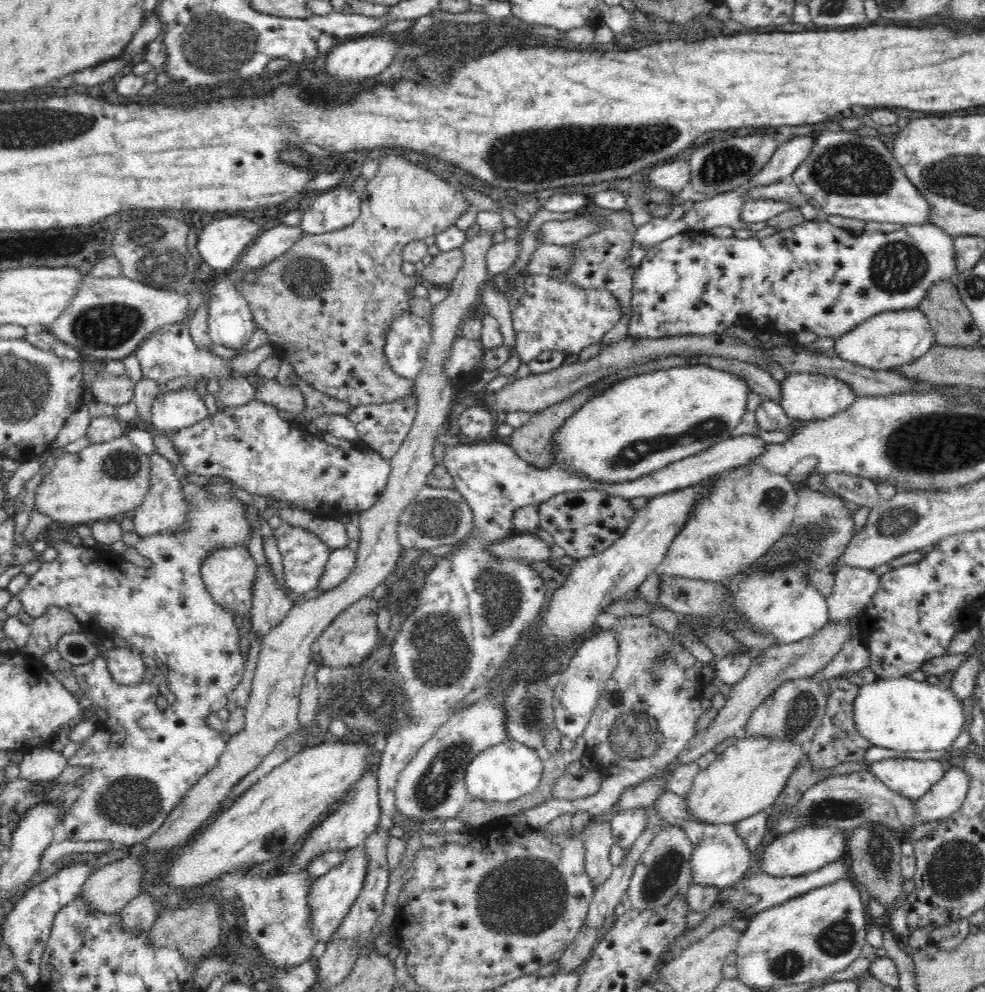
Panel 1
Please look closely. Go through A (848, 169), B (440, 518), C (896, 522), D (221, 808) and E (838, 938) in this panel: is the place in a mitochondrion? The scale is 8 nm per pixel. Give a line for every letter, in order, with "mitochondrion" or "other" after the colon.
A: mitochondrion
B: mitochondrion
C: mitochondrion
D: other
E: mitochondrion

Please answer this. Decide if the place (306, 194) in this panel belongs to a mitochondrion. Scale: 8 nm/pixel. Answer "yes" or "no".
no

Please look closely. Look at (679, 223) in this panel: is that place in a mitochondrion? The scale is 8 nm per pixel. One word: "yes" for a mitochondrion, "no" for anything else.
no

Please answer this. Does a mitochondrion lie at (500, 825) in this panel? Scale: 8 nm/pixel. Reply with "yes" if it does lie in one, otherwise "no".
no

